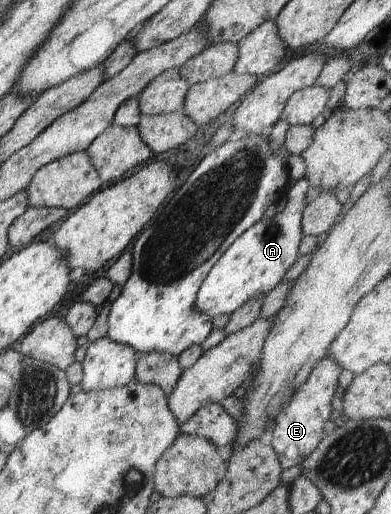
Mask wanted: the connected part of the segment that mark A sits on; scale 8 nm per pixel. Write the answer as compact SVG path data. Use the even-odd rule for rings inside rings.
M305 179L294 181L285 196L282 212L263 218L254 227L246 230L234 244L224 252L206 276L197 295L196 310L212 318L230 316L250 298L272 292L293 264L300 258L299 245L303 238L302 218L306 205L306 193L309 188Z

